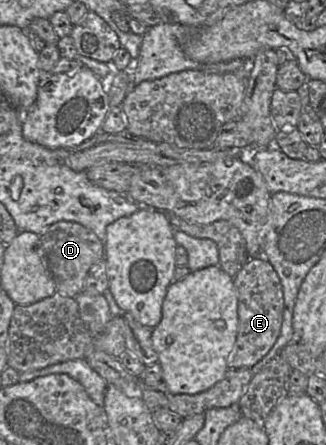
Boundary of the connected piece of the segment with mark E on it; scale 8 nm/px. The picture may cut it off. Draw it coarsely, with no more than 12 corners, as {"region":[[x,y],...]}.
{"region":[[262,255],[234,277],[229,368],[252,368],[280,335],[283,288]]}

